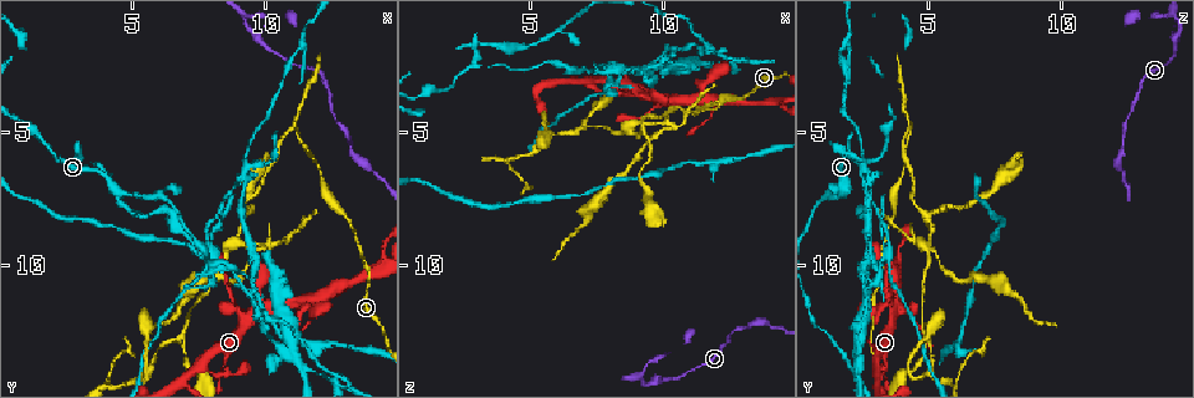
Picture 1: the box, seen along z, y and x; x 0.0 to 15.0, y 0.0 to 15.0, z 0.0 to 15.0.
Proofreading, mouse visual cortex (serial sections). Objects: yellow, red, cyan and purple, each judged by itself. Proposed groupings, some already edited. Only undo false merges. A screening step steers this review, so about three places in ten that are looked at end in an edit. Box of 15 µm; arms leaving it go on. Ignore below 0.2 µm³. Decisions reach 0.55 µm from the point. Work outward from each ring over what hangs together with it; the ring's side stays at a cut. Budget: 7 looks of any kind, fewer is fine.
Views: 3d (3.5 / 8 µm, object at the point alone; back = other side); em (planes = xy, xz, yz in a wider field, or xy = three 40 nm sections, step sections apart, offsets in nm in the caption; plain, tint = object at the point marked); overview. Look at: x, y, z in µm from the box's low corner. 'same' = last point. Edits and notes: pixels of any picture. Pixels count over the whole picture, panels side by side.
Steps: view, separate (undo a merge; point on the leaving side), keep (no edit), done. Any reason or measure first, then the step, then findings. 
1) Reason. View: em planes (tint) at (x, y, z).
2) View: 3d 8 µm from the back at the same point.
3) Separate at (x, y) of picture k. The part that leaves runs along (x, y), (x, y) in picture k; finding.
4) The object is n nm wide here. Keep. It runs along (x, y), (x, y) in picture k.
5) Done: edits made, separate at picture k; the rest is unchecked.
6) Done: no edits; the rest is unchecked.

Narrows sharply. View: 3d 3.5 µm at (13.7, 9.7, 3.1).

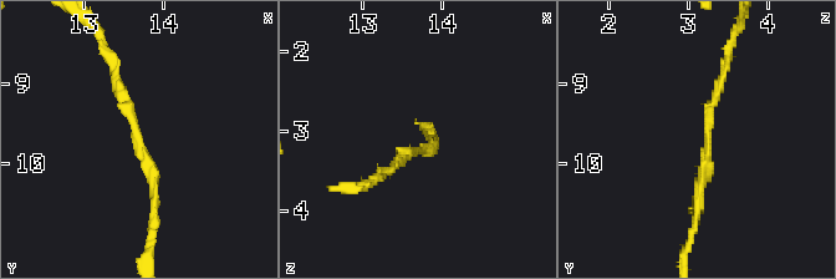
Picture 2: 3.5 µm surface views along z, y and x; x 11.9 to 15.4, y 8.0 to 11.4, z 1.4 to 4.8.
Now the EM. View: em xy step 5 (plain) at (13.70, 9.70, 3.20).

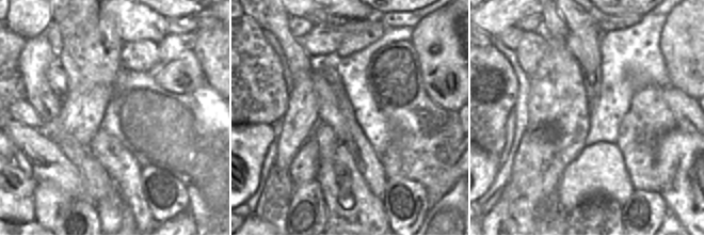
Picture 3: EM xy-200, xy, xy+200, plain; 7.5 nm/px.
Where the object lies. View: em xy step 5 (tint) at the same point.

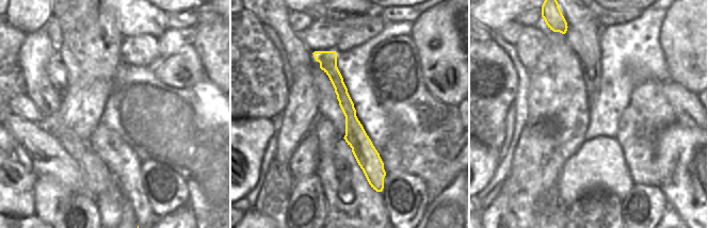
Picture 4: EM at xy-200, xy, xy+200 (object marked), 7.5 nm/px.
The object is 160 nm wide here. Keep. It runs along (317, 53), (337, 80), (374, 177) in picture 4; all the same cell.

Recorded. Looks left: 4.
Abrupt turn. View: 3d 3.5 µm at (10.9, 5.0, 4.3).

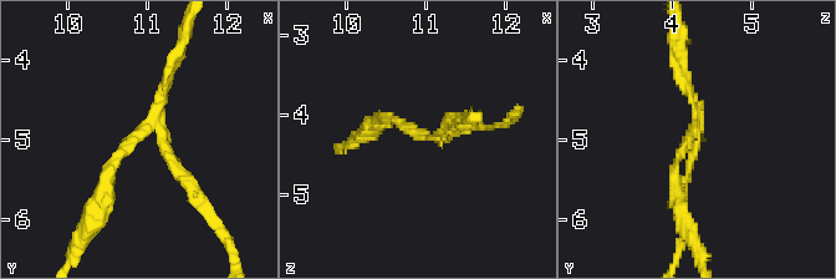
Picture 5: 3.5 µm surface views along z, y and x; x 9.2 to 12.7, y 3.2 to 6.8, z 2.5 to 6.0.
View: em planes (tint) at (10.90, 4.95, 4.25).

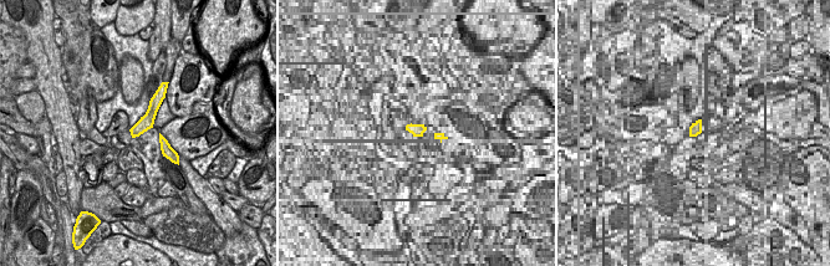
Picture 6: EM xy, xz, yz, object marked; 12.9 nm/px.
Separate at (171, 61) of picture 5. The part that leaves runs along (148, 128), (110, 163), (87, 224) in picture 5; two cells meet here.

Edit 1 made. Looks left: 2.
Done: edits made, separate at picture 5; the rest is unchecked.

